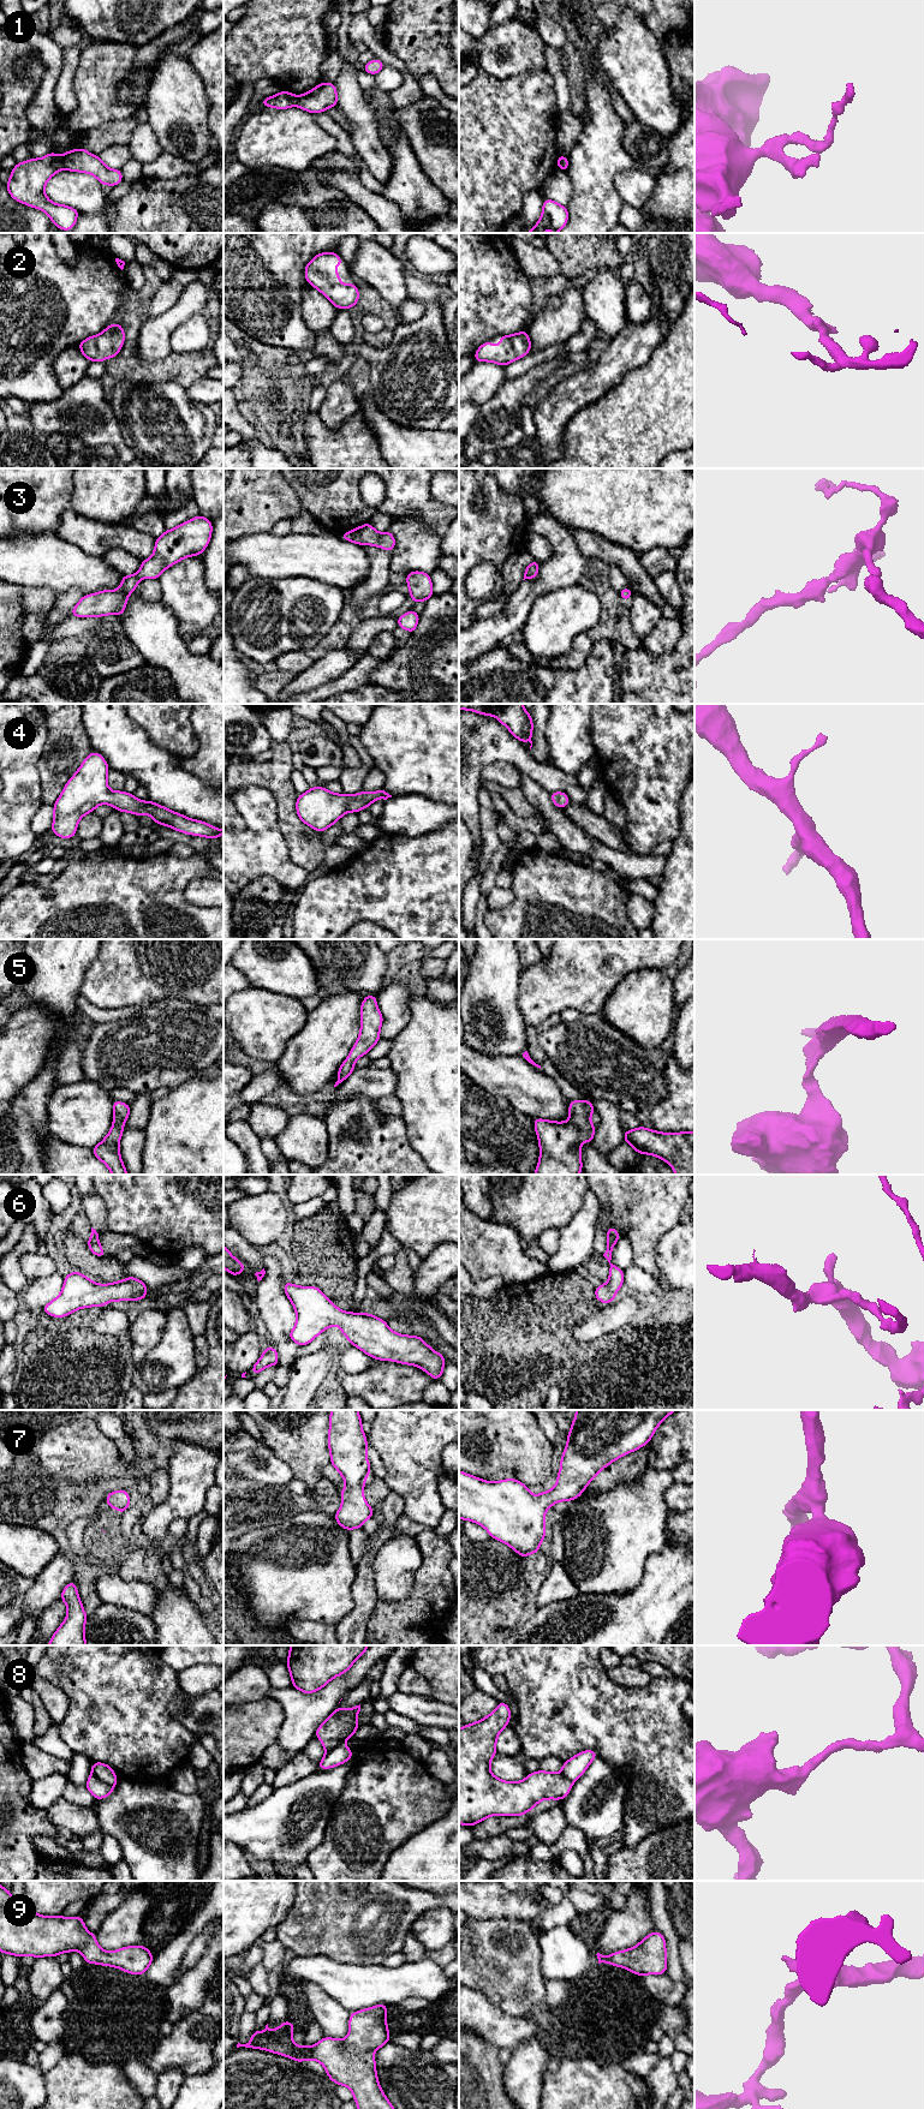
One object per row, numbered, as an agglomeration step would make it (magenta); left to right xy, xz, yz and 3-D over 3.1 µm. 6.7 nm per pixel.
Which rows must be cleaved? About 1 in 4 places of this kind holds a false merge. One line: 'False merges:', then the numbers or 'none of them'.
False merges: 1, 8

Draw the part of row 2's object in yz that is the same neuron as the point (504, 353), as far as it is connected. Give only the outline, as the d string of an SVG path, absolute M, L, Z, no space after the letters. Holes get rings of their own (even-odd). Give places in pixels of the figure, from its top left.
M521 330L512 335L501 335L499 340L501 341L501 343L497 345L495 348L493 347L490 340L485 341L482 346L479 346L475 352L475 363L490 362L506 366L513 363L514 360L523 358L531 349L531 341L526 330Z

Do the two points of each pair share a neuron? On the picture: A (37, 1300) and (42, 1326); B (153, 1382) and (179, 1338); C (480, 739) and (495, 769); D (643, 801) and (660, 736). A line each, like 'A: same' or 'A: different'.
A: different
B: same
C: different
D: same

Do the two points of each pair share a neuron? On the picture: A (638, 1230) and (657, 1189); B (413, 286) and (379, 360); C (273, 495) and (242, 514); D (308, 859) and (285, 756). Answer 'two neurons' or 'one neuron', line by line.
A: one neuron
B: one neuron
C: one neuron
D: one neuron

